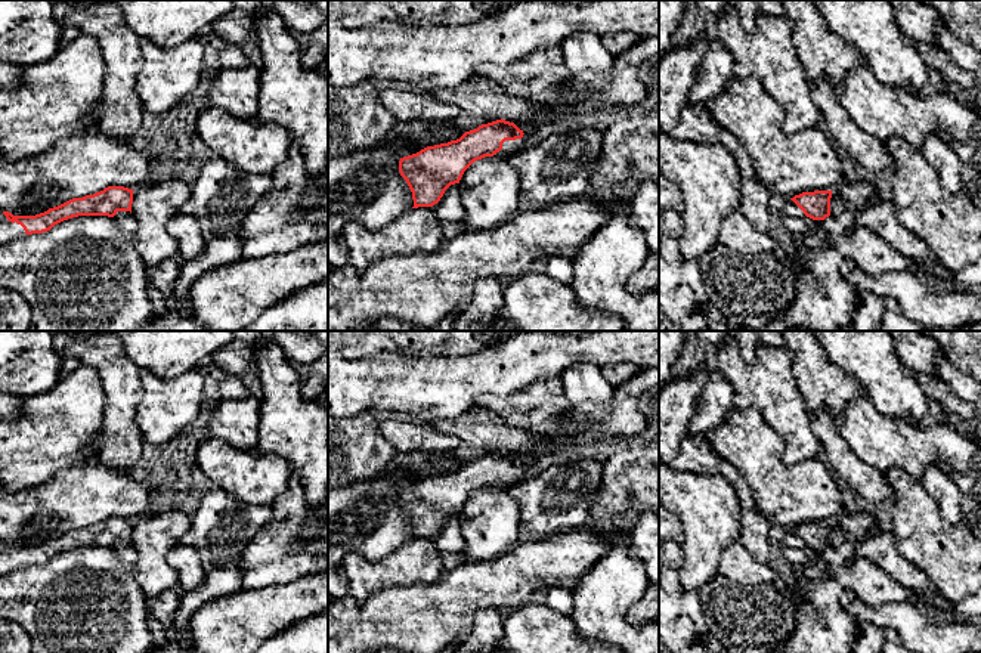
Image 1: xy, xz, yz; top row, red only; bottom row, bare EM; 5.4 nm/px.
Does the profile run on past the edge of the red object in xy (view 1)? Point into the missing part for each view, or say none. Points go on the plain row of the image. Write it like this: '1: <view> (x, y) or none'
1: xy (9, 562)

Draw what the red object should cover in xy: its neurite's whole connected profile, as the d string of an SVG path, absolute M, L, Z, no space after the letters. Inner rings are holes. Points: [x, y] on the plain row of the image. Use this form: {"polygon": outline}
{"polygon": "M108 517L100 523L72 529L35 547L13 547L9 542L0 542L0 576L25 566L47 563L55 555L78 547L114 548L118 542L131 544L131 535L133 520Z"}

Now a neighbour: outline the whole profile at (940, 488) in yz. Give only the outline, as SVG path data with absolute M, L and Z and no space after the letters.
M926 467L920 477L920 483L937 502L944 520L954 526L962 526L960 492L956 483L937 467Z

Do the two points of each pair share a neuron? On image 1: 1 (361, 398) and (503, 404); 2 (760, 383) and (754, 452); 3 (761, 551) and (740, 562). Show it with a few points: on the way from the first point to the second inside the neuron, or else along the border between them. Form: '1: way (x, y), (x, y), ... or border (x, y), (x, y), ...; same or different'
1: border (507, 395), (479, 395), (470, 405); different
2: border (735, 405), (755, 407), (780, 435); different
3: border (740, 539), (743, 547), (766, 565); different

